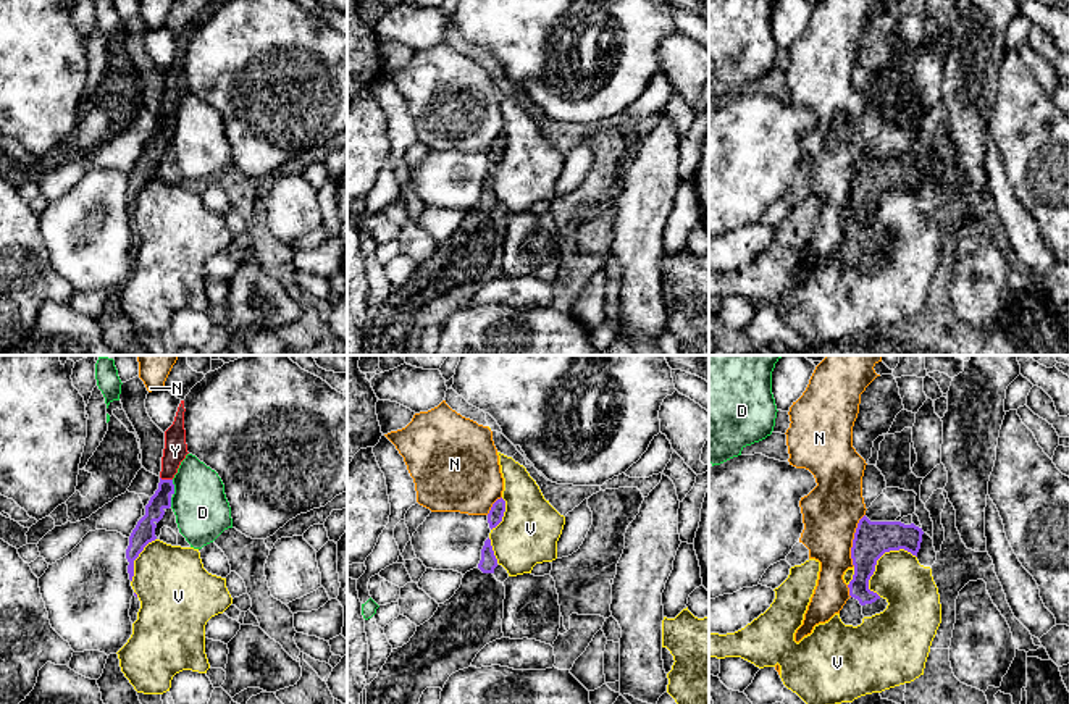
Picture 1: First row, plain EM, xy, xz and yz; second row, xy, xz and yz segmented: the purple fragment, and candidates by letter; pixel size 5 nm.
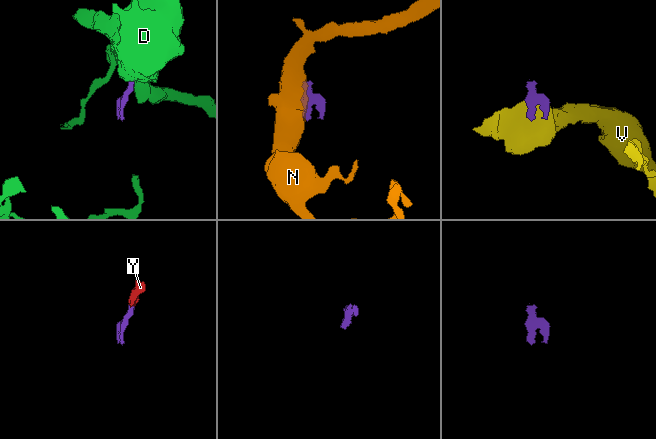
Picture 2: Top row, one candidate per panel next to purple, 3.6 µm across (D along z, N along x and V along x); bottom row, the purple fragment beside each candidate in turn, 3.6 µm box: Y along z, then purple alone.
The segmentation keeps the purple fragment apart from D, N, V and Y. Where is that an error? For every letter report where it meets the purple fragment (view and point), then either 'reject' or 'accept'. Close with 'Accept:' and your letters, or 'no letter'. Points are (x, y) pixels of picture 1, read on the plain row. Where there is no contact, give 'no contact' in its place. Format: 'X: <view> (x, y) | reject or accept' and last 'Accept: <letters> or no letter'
D: xy (173, 126) | reject
N: yz (853, 178) | reject
V: yz (882, 192) | reject
Y: xy (167, 118) | accept
Accept: Y

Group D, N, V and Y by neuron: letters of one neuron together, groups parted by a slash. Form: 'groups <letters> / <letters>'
groups D / N / V / Y

